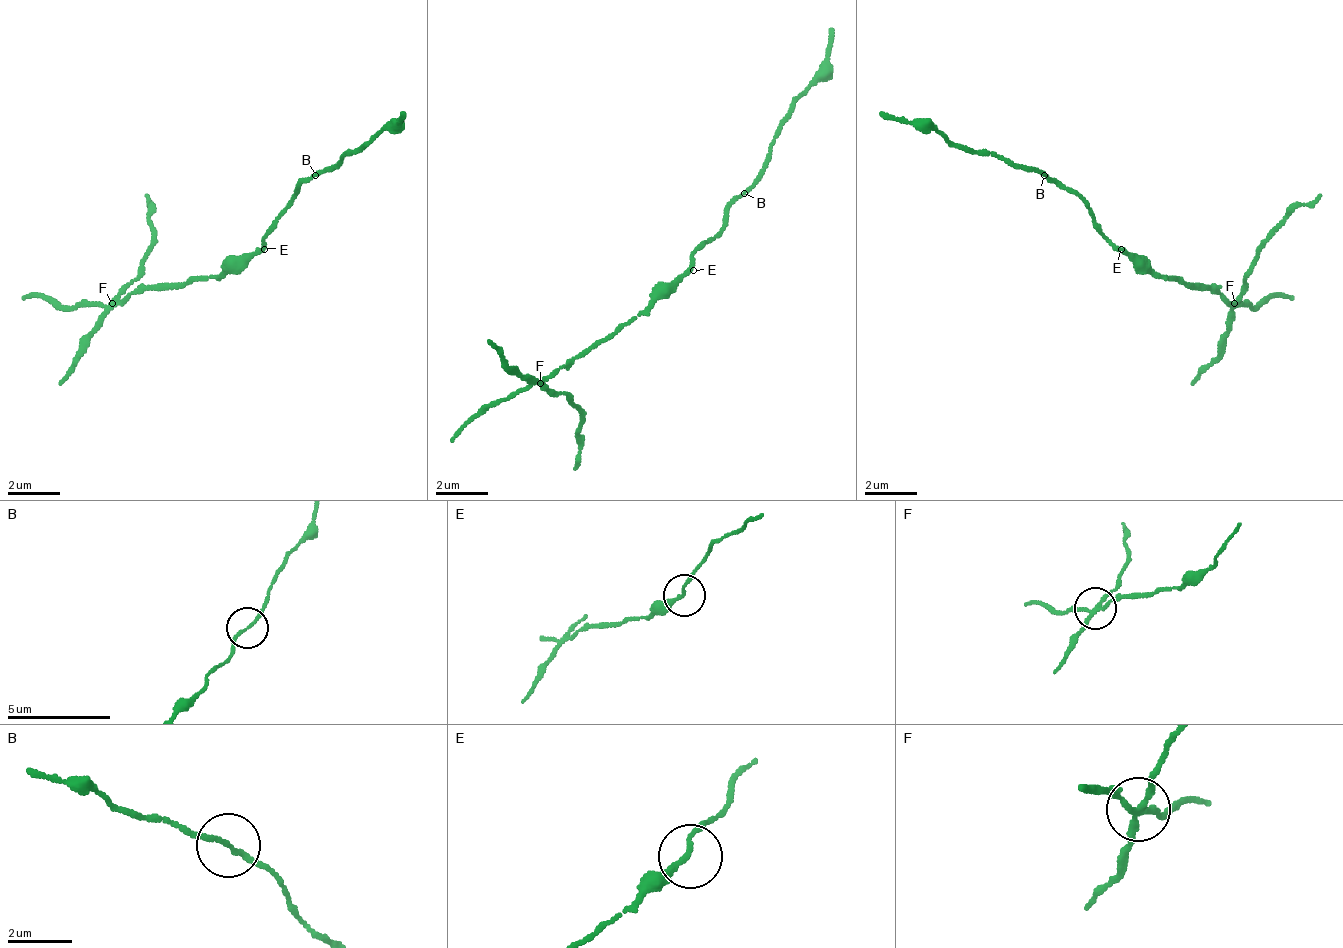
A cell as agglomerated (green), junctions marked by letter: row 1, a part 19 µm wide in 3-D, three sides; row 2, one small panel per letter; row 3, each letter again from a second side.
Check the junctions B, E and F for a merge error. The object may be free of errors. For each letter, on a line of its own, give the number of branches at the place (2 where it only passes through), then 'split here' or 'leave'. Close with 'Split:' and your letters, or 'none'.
B: branches 2; leave
E: branches 2; leave
F: branches 4; split here
Split: F

